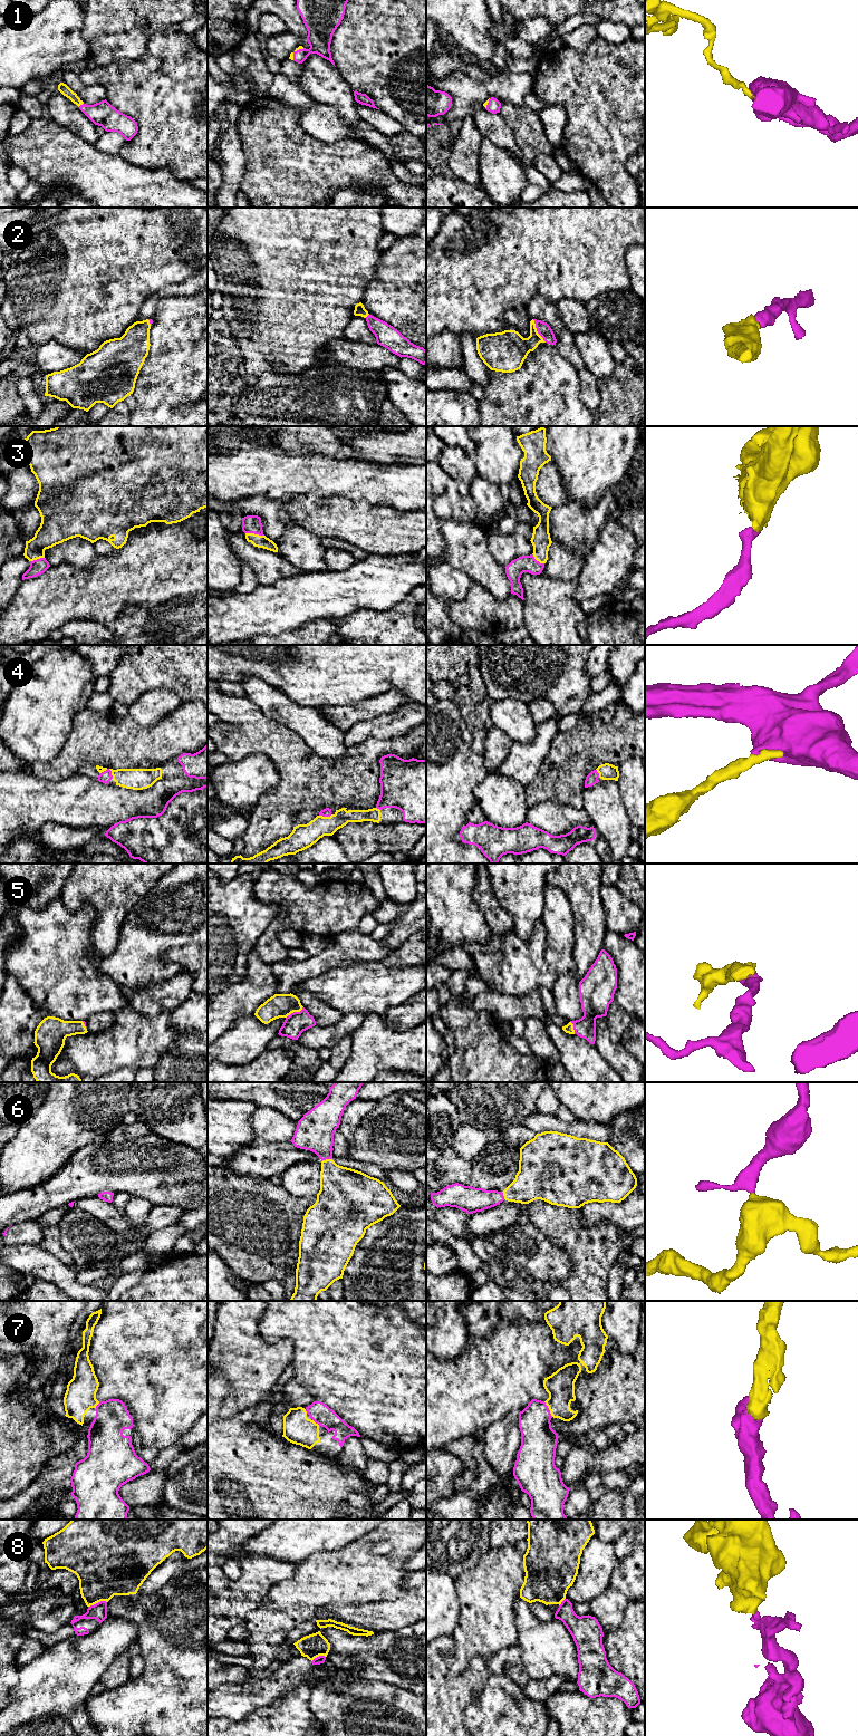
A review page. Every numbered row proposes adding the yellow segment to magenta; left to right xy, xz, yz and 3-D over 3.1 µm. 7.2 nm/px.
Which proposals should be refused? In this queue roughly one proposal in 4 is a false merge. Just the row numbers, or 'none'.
none

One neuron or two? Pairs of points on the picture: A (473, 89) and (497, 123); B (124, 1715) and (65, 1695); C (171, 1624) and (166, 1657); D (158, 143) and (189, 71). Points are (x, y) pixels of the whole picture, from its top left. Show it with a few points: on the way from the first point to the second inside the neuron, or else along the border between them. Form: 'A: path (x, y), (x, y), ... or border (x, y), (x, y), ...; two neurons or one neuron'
A: border (482, 103), (475, 105), (472, 116); two neurons
B: border (89, 1694), (86, 1700), (86, 1712), (93, 1724); two neurons
C: path (171, 1632), (171, 1649); one neuron
D: path (176, 125), (189, 113), (189, 89); one neuron

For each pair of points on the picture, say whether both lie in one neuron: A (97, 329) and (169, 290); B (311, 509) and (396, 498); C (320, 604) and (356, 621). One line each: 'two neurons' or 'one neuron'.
A: two neurons
B: two neurons
C: two neurons

